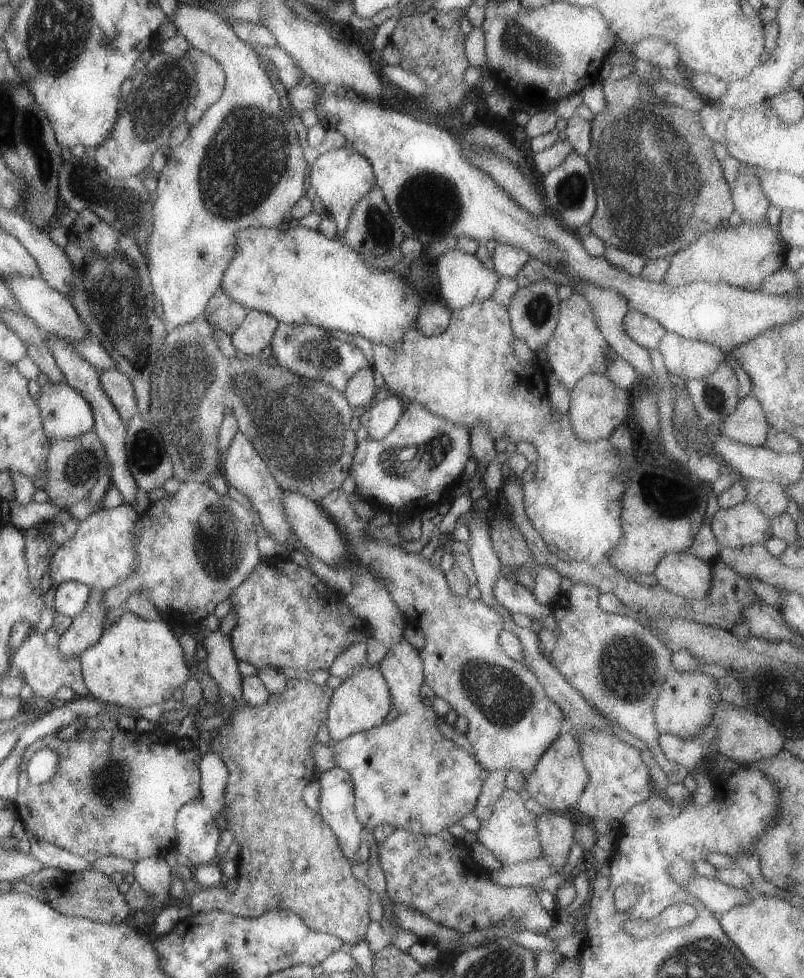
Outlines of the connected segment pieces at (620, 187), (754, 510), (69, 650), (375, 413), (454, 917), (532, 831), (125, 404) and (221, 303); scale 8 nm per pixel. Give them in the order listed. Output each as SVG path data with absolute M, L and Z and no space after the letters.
M635 59L632 69L625 77L612 81L607 78L603 80L602 92L605 96L606 107L602 113L593 115L590 122L590 148L586 152L585 157L592 172L592 181L594 184L594 193L596 196L596 207L588 220L590 232L600 238L605 245L611 245L618 249L623 249L635 254L640 254L649 259L668 259L680 248L686 247L692 240L704 232L713 230L720 226L722 221L734 220L734 212L732 208L732 198L730 195L730 184L727 179L727 173L722 164L715 158L714 142L705 136L702 128L699 126L699 117L696 111L685 110L669 103L660 103L654 101L654 92L650 89L648 83L662 78L658 70L650 66L649 63L641 59Z
M745 500L734 507L717 509L710 520L714 539L722 547L736 549L763 544L771 535L766 516L751 502Z
M90 588L83 610L72 618L67 630L59 634L57 650L61 658L78 657L101 636L107 624L100 606L102 592Z
M387 394L381 402L371 400L365 411L368 414L367 432L370 439L379 440L386 435L397 422L405 409L405 401L400 396Z
M442 828L434 835L410 833L395 829L387 838L377 844L379 866L385 878L385 892L393 903L407 905L435 924L447 927L458 933L467 934L470 930L489 928L501 918L512 920L521 930L529 930L546 936L544 932L554 920L543 910L537 894L531 887L502 887L488 879L488 870L479 867L471 857L468 838L455 830Z
M504 789L499 798L492 804L492 811L472 836L503 864L512 864L536 859L541 856L540 842L536 830L537 815L527 811L526 802L518 791Z
M115 367L96 370L99 386L109 399L118 417L126 423L136 413L136 400L128 376Z
M221 292L210 298L203 317L209 324L213 324L214 328L231 336L239 328L247 311L248 308L245 308L242 304L237 304L237 302L231 300L231 297Z

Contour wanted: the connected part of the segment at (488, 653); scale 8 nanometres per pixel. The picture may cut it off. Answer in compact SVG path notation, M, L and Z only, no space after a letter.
M341 488L326 494L317 506L335 524L342 539L347 538L348 550L352 559L361 560L371 570L385 580L385 588L391 600L398 605L399 610L407 610L413 614L411 624L421 629L424 636L424 645L417 649L422 662L422 677L432 690L434 696L441 698L449 704L457 716L467 719L467 730L464 732L465 740L473 749L473 759L486 771L518 770L523 777L531 774L536 760L547 750L547 747L564 730L564 714L562 710L546 697L543 687L535 675L526 668L521 661L509 658L497 642L499 631L502 628L502 618L479 599L472 601L465 595L453 594L447 586L446 578L439 566L433 567L430 558L421 559L420 554L406 554L398 546L386 546L381 542L367 540L363 536L363 529L367 523L360 519L347 501L348 495Z

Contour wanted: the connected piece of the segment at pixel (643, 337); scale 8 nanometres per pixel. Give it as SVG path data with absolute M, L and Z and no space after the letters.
M627 308L626 312L621 315L623 330L627 336L644 349L651 350L656 348L661 337L666 333L655 320Z

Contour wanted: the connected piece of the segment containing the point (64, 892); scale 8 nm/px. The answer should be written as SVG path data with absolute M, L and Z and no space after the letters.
M89 868L78 873L64 874L61 878L46 880L37 886L31 885L31 887L39 890L42 900L62 915L85 917L103 924L123 923L130 917L130 910L124 899L124 894L119 892L109 875L91 871Z

